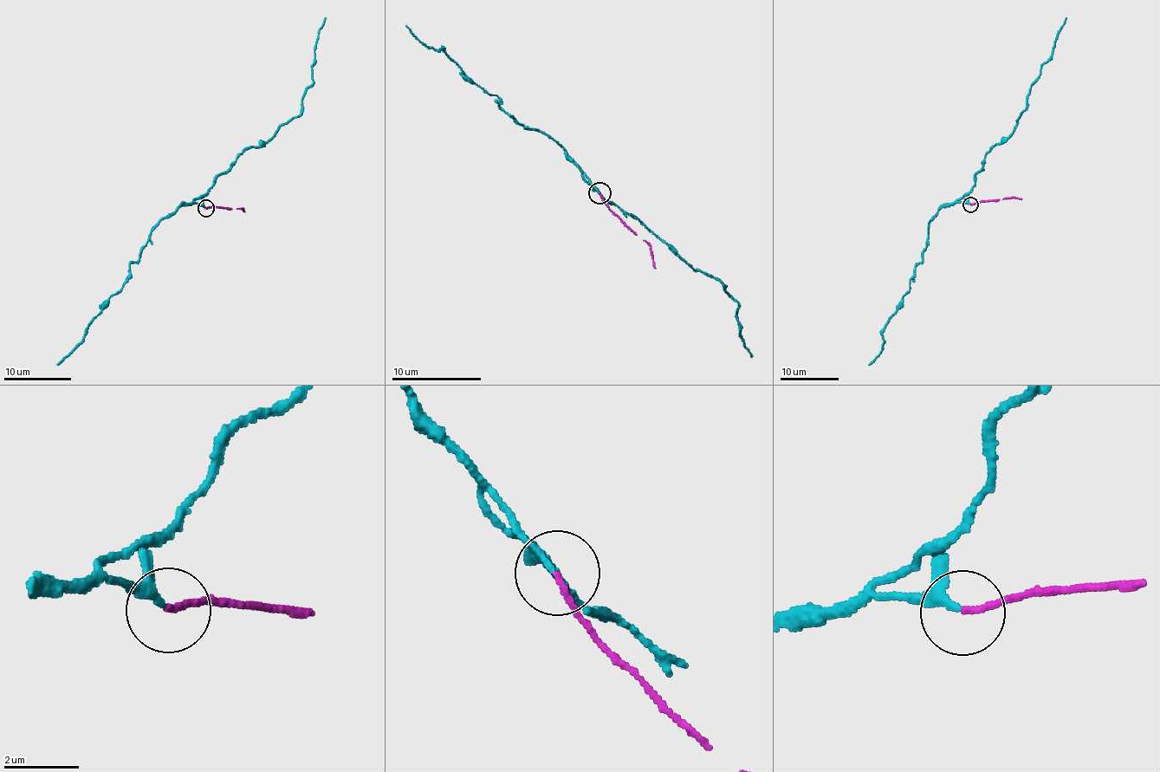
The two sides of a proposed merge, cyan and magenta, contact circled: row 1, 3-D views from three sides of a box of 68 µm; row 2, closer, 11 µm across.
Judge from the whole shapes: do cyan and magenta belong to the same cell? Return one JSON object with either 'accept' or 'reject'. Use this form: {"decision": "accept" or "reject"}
{"decision": "accept"}

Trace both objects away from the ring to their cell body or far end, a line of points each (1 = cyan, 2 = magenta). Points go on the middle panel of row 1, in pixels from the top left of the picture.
1: (598, 192), (607, 202), (639, 219), (695, 271), (706, 271), (722, 284), (739, 304), (738, 334), (752, 358)
2: (600, 192), (605, 204), (649, 246), (656, 269)

